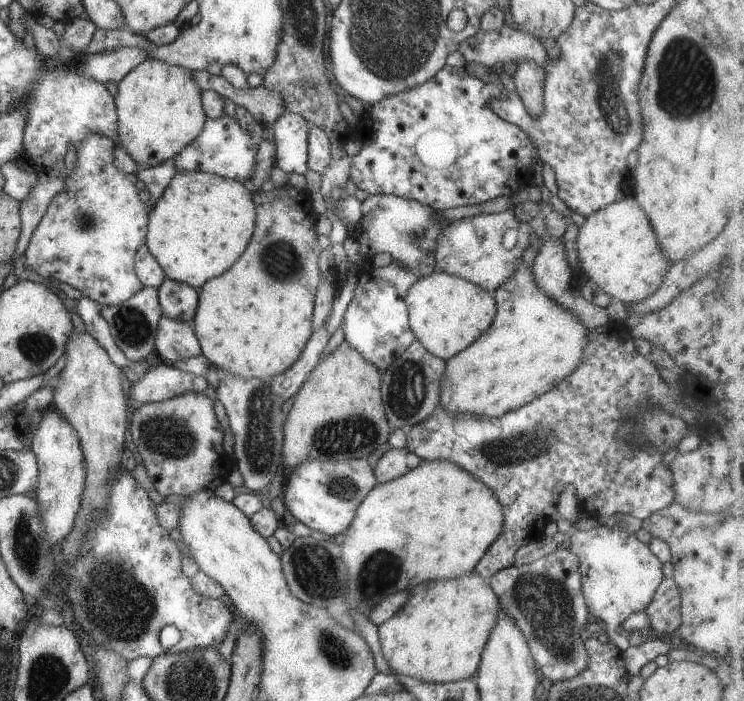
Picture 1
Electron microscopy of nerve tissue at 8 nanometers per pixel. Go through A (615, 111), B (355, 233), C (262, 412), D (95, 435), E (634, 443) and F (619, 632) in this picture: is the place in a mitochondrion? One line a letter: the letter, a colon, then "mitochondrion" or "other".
A: mitochondrion
B: other
C: mitochondrion
D: other
E: other
F: other

